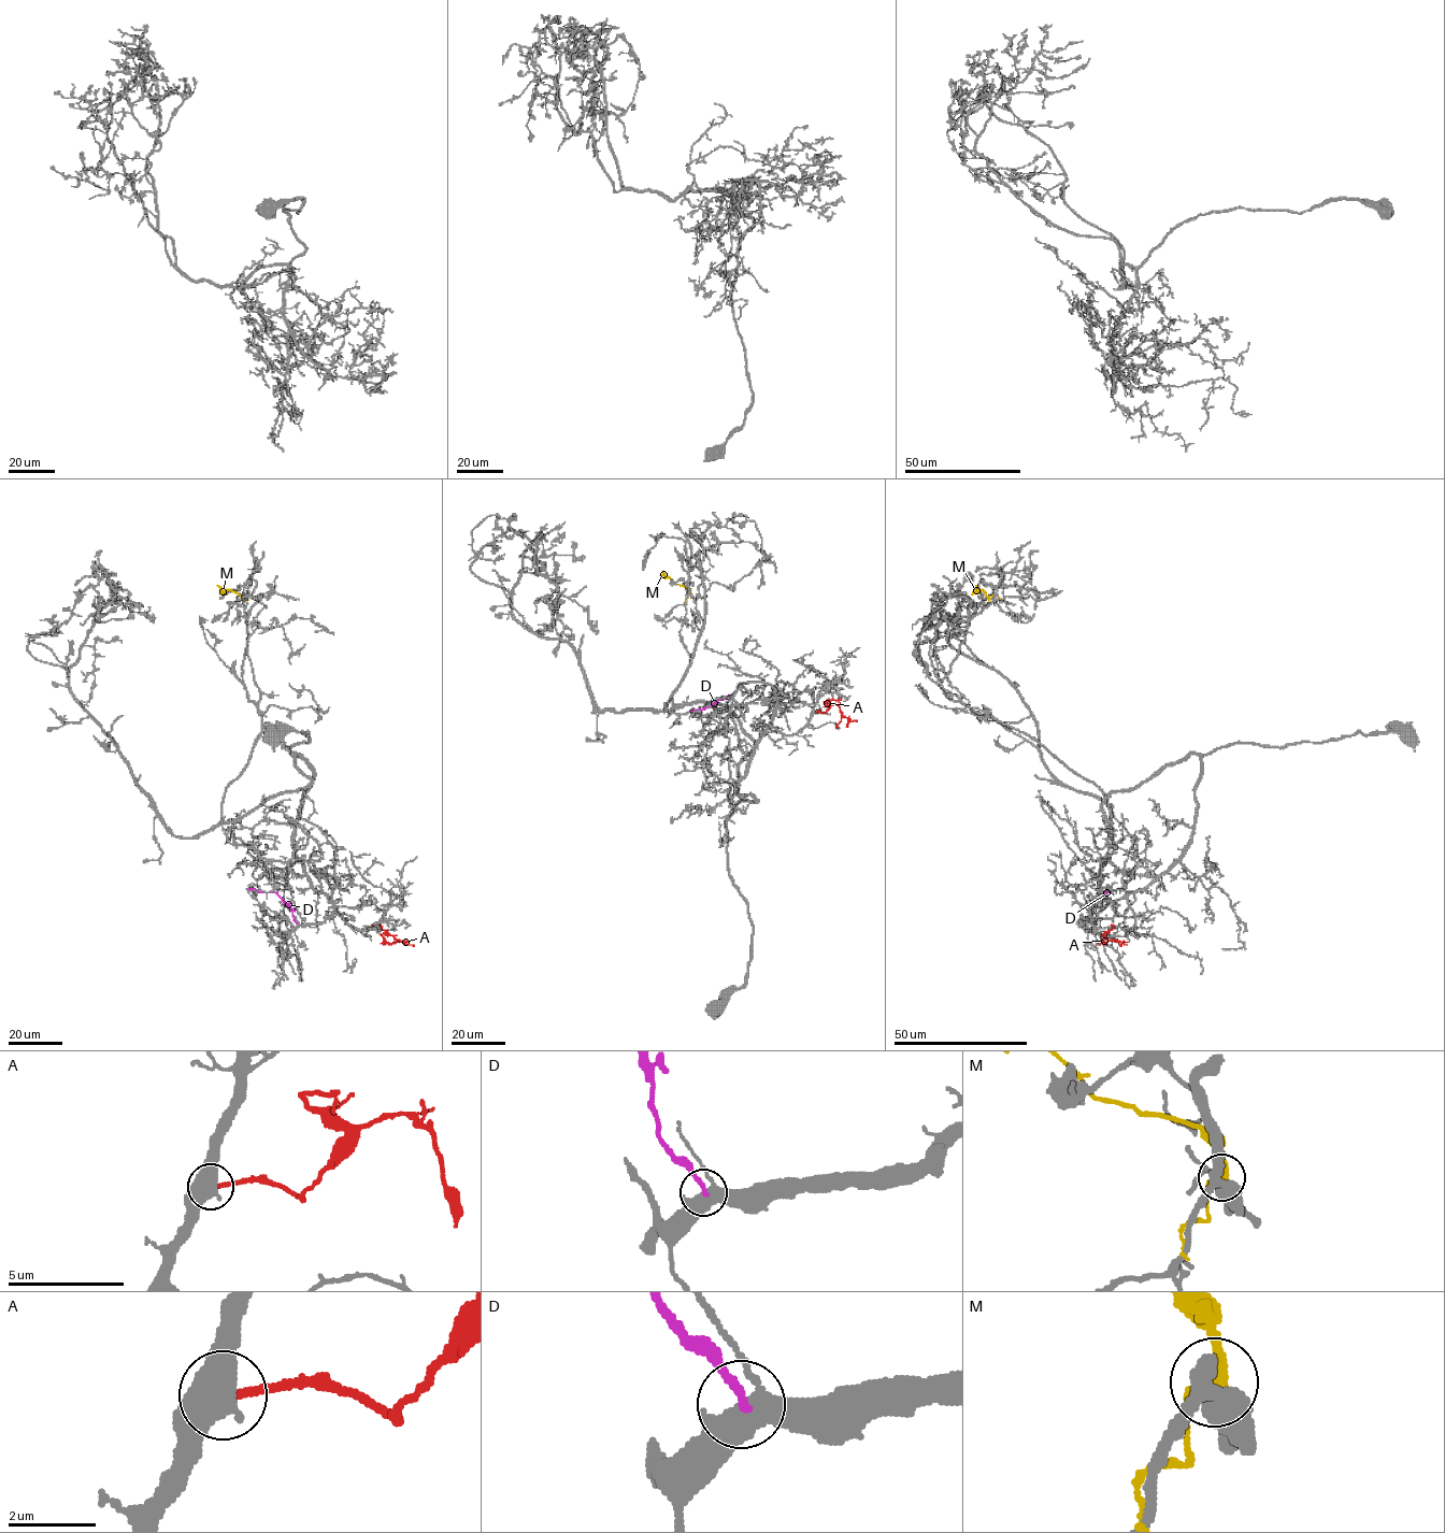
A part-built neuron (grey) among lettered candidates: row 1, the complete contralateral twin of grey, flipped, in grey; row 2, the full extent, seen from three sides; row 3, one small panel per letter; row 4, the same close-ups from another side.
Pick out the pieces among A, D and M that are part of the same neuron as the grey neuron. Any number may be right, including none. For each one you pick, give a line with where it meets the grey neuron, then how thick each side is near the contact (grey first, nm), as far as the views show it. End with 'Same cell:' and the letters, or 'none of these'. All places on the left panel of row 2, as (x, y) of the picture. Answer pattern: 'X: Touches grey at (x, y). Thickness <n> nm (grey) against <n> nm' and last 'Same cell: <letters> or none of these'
A: Touches grey at (371, 926). Thickness 480 nm (grey) against 190 nm
Same cell: A

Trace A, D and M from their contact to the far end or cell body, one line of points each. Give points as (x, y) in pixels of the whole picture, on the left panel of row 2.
A: (371, 926), (378, 925), (396, 940), (414, 945)
D: (298, 925), (290, 906), (275, 892), (248, 888)
M: (246, 596), (230, 589), (223, 590), (217, 586)

